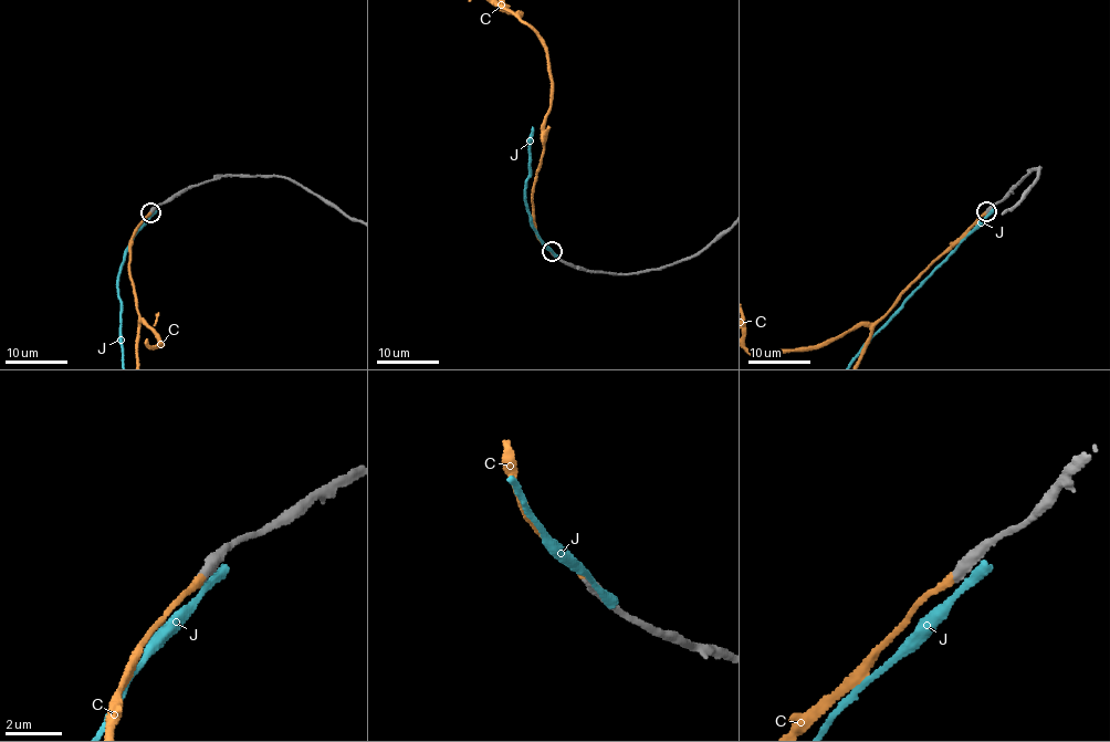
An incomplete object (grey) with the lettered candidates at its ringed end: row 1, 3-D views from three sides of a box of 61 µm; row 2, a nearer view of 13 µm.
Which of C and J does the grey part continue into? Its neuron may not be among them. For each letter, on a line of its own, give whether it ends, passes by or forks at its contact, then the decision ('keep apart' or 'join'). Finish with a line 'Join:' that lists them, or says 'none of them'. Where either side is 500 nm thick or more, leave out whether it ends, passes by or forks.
C: it ends | join
J: it ends | keep apart
Join: C

